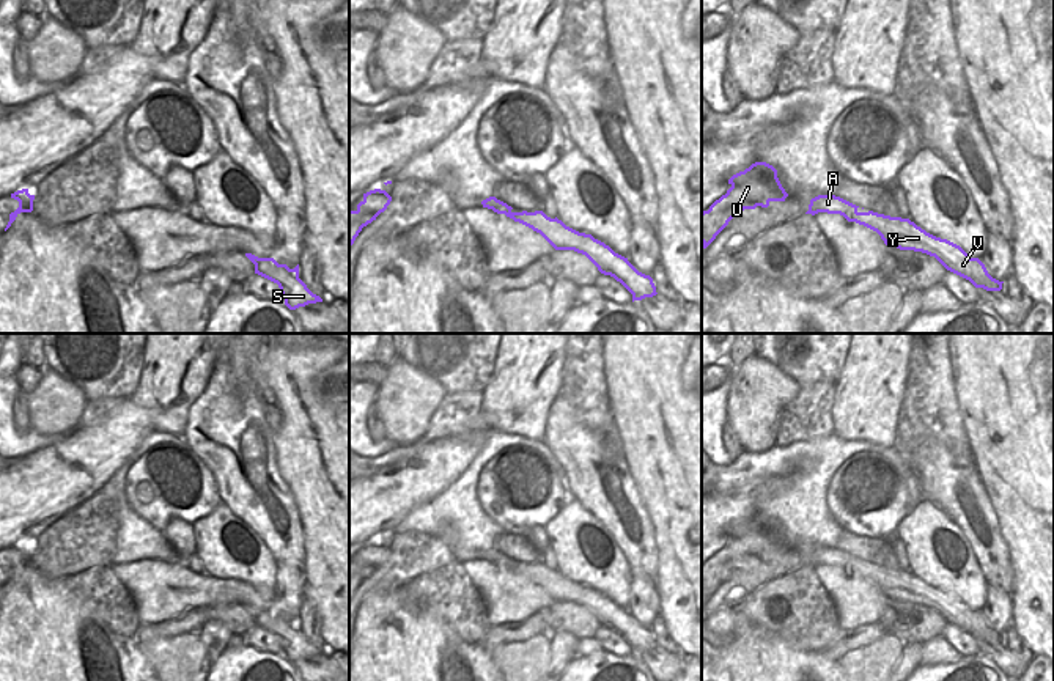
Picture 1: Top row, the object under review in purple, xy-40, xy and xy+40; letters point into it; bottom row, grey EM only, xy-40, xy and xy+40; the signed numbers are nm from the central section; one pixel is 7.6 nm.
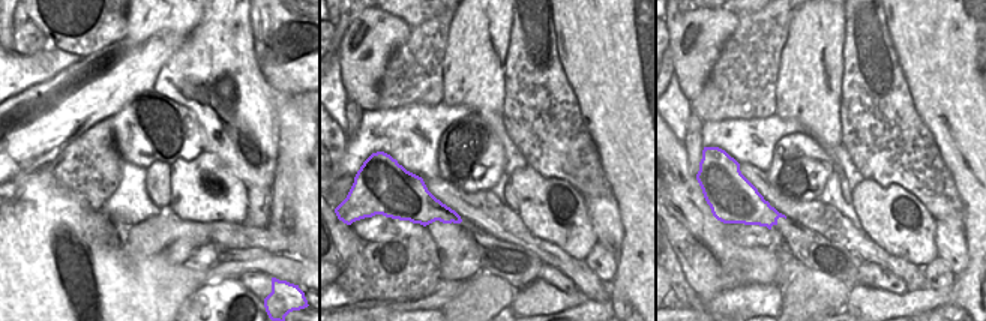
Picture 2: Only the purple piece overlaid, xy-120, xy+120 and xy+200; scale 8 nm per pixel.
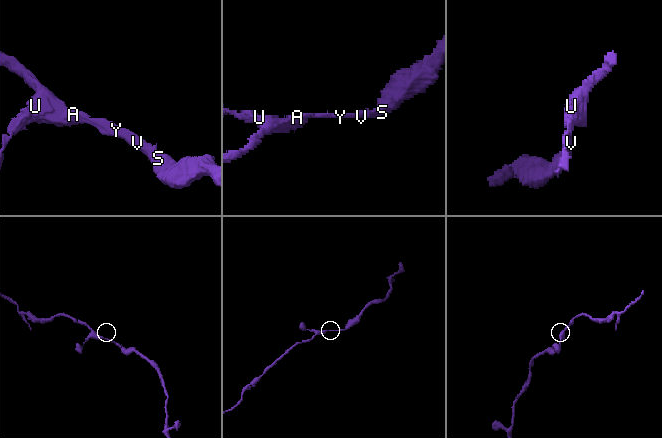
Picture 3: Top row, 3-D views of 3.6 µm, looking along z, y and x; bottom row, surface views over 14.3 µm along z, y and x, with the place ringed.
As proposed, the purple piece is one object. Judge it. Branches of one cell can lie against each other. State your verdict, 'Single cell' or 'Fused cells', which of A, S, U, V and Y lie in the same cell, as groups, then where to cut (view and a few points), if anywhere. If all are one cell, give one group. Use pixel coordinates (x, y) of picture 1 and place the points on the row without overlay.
Single cell. Groups: A S U V Y. No split.

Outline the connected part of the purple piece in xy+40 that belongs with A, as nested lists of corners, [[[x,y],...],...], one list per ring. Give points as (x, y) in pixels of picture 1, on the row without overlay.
[[[818,547],[810,552],[805,566],[840,566],[848,574],[856,574],[876,583],[887,599],[934,609],[947,623],[969,632],[975,640],[986,643],[1002,642],[1004,634],[993,631],[985,617],[978,610],[971,610],[960,598],[927,585],[909,571],[890,569],[873,563],[859,565],[857,560],[835,547]]]

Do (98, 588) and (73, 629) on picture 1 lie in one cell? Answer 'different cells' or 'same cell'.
different cells

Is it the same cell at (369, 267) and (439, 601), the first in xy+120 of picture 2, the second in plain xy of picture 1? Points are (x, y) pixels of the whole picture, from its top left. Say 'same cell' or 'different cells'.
same cell

